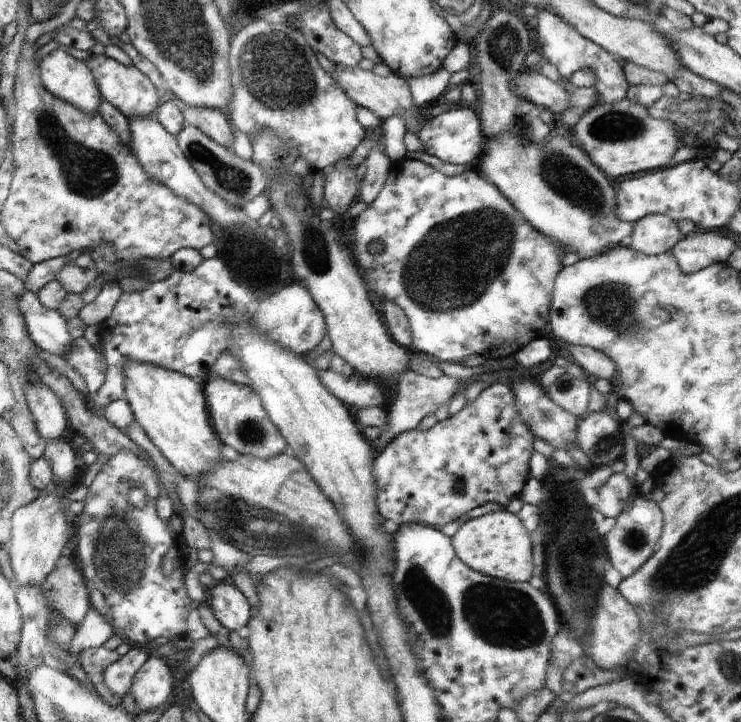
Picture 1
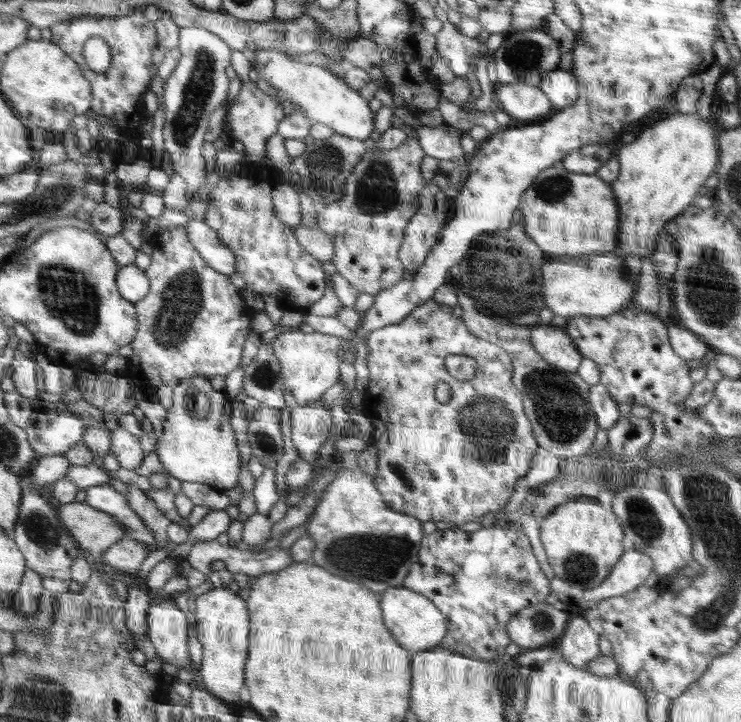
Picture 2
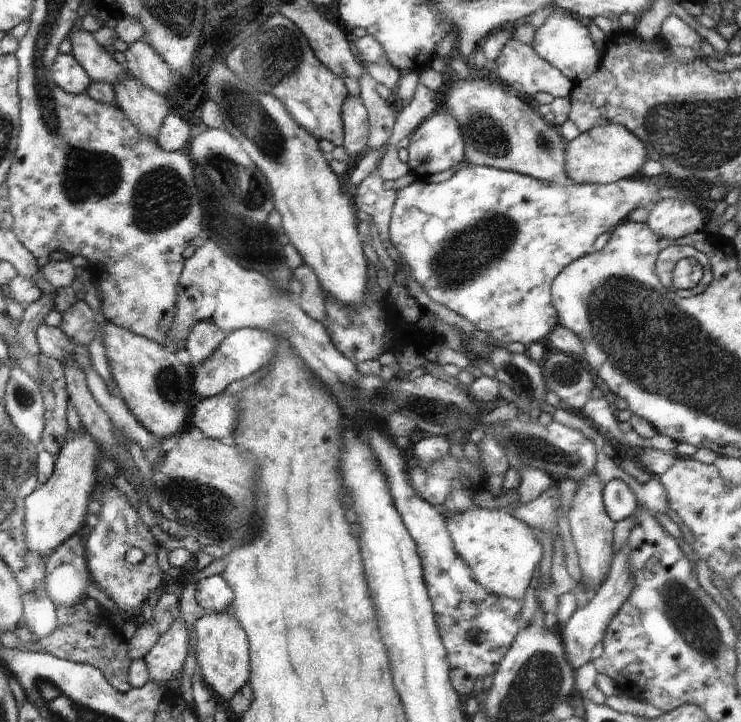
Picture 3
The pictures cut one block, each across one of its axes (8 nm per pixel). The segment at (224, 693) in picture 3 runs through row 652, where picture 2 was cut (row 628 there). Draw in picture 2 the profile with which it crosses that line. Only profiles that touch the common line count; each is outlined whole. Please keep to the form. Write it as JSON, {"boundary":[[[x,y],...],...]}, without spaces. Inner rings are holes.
{"boundary":[[[214,587],[196,599],[196,638],[202,644],[202,664],[199,670],[200,682],[204,688],[226,704],[240,702],[240,690],[245,684],[245,663],[249,647],[249,614],[247,600],[244,600],[228,587]]]}

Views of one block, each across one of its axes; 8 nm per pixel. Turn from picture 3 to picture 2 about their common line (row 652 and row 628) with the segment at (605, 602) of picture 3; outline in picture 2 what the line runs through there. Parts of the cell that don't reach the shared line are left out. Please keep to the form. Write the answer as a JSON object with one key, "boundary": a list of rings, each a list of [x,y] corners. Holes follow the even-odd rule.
{"boundary":[[[584,617],[569,618],[563,637],[558,642],[561,647],[559,656],[572,667],[586,669],[586,663],[601,654],[598,637]]]}

